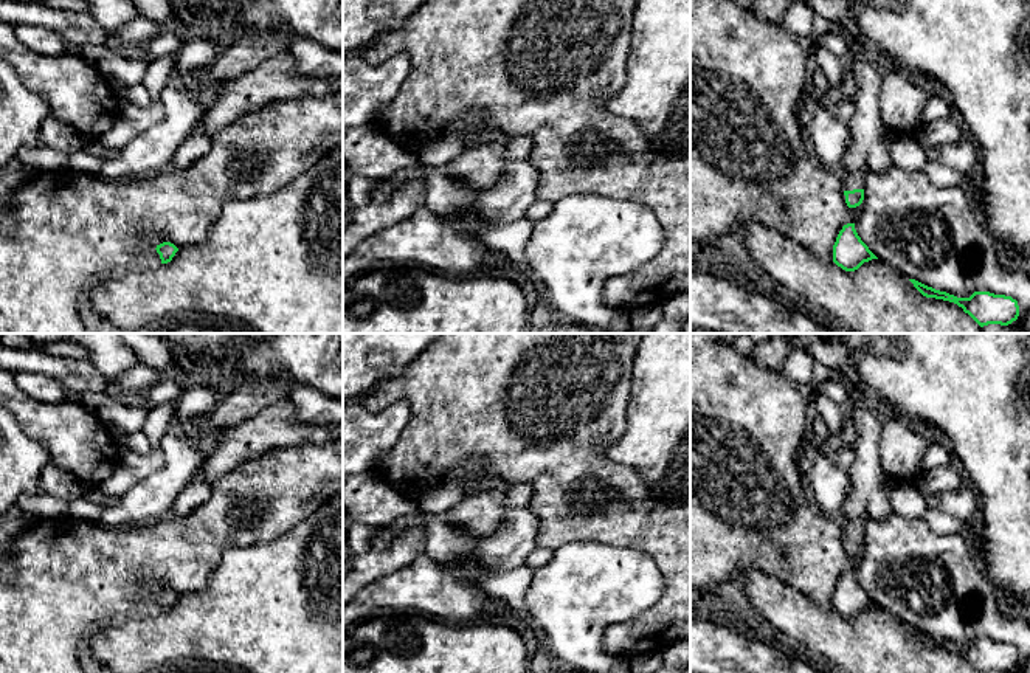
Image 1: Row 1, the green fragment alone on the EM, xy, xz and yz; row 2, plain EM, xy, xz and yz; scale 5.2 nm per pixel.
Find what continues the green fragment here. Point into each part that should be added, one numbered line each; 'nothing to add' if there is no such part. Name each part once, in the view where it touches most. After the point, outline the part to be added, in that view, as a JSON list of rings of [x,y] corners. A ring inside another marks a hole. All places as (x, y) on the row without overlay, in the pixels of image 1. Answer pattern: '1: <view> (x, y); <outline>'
1: yz (850, 529); [[[845,518],[842,524],[844,538],[862,537],[862,521],[850,521]]]

